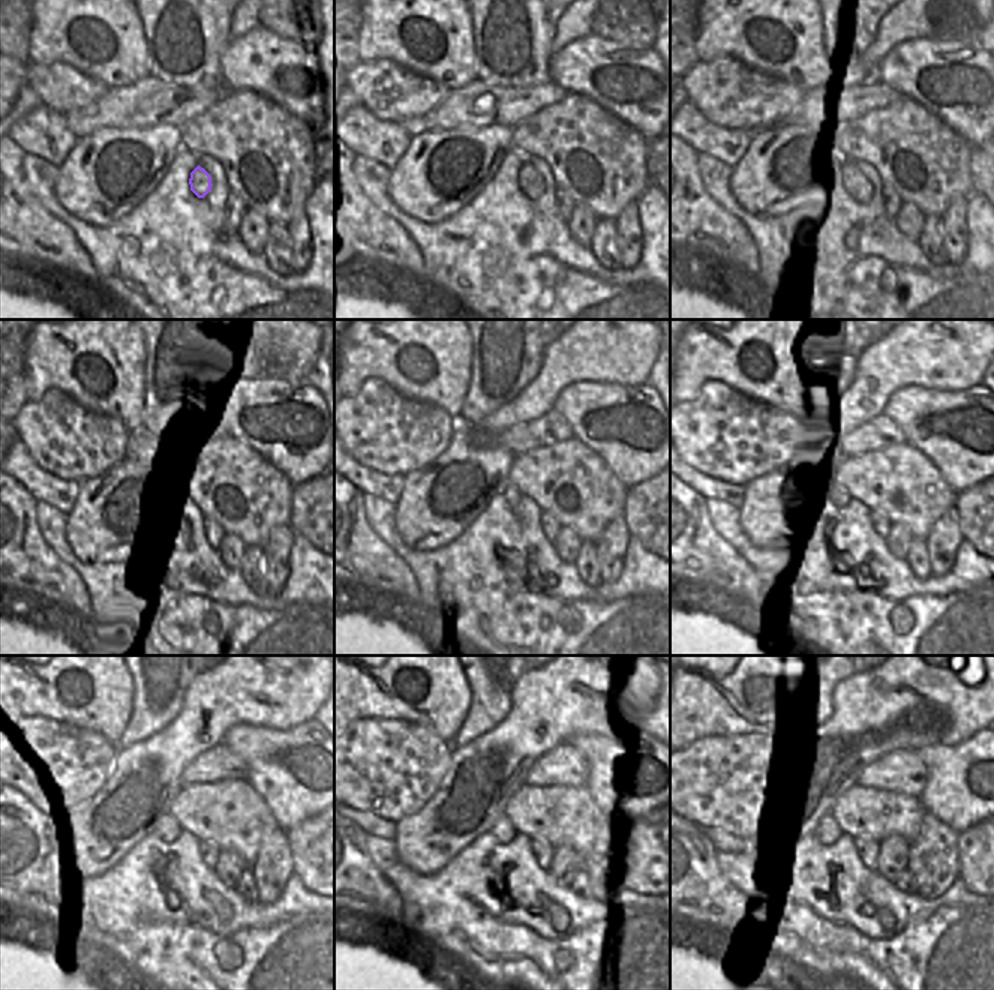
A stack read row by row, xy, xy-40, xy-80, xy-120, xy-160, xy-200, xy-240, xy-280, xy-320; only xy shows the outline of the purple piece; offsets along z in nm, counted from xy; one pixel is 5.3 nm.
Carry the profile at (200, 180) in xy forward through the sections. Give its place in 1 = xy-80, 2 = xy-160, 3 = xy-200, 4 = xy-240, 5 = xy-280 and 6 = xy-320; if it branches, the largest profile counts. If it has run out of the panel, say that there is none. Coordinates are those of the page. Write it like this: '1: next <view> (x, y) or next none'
1: next xy-80 (861, 189)
2: next xy-160 (510, 494)
3: next xy-200 (843, 495)
4: next xy-240 (168, 830)
5: next xy-280 (504, 831)
6: next xy-320 (828, 831)

